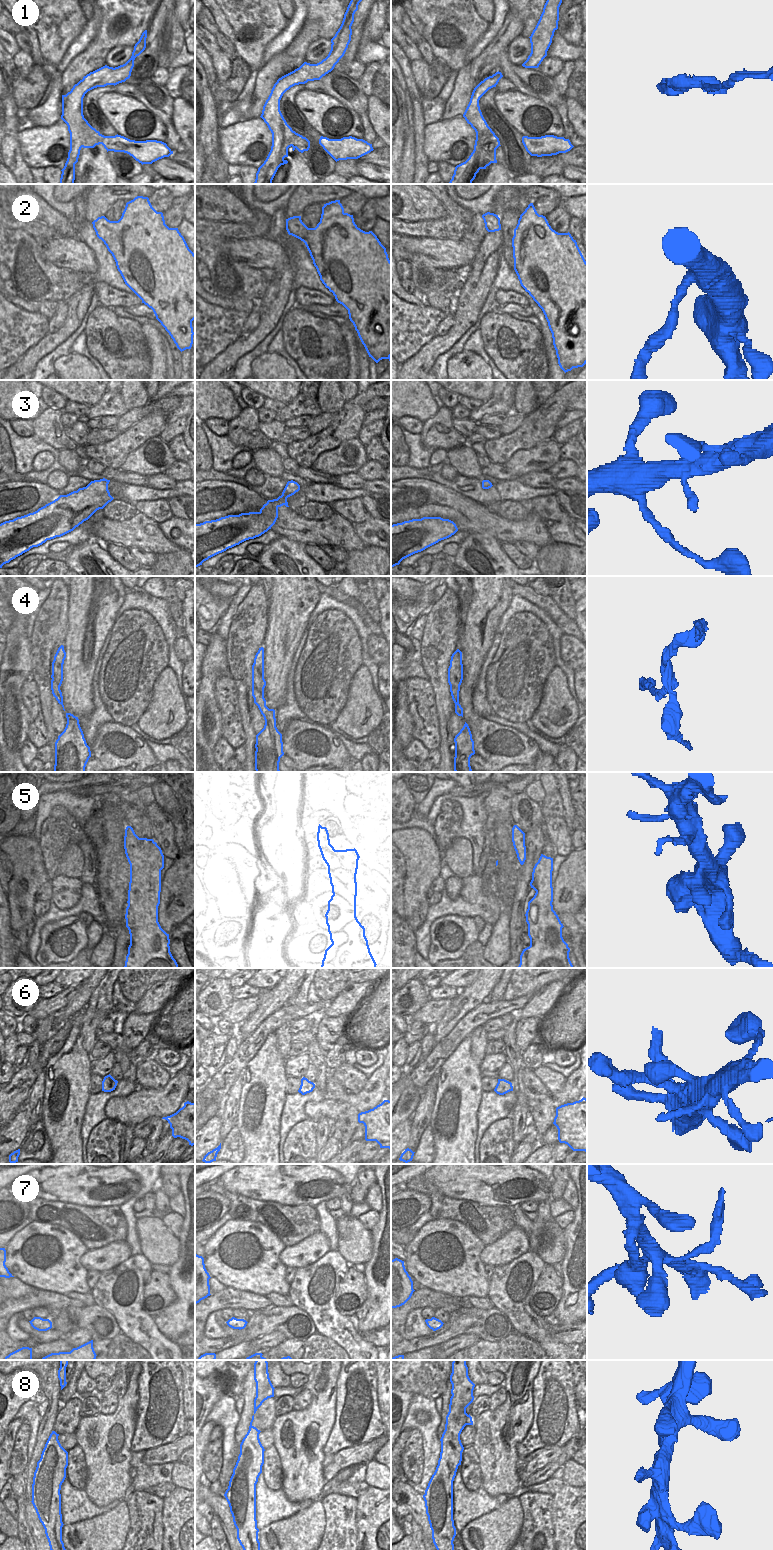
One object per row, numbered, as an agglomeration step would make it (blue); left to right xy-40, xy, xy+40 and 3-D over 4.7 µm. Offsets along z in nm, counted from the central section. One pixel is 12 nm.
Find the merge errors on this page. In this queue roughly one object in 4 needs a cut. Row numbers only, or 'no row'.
1, 4.

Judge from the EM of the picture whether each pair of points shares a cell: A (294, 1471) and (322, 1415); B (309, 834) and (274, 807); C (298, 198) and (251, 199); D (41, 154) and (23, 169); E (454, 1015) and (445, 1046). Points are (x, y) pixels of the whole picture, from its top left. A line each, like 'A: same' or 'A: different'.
A: same
B: different
C: different
D: different
E: different

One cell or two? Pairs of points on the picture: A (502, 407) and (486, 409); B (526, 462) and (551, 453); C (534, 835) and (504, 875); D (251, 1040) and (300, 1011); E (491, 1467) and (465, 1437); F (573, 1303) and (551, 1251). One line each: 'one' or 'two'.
A: one
B: one
C: two
D: one
E: two
F: two

